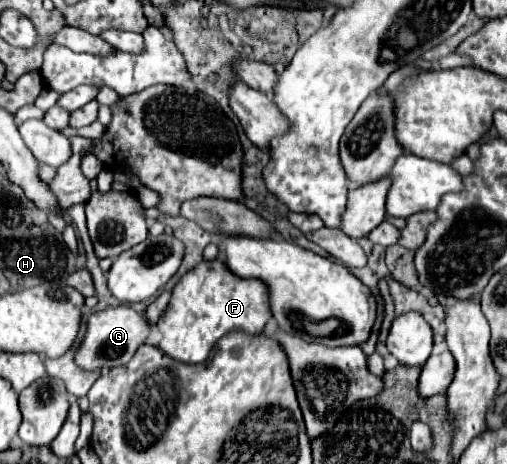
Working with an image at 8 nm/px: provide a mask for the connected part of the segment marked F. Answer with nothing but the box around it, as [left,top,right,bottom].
[156,259,270,365]

